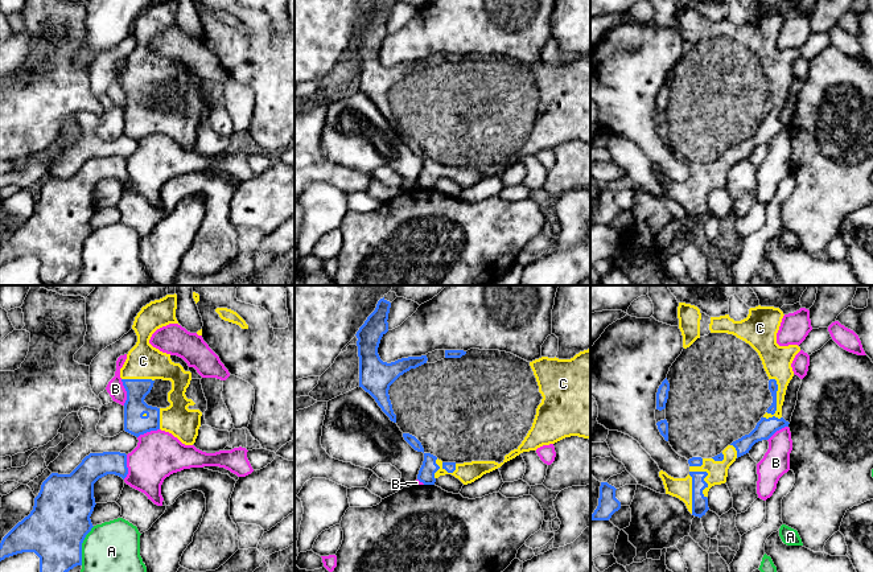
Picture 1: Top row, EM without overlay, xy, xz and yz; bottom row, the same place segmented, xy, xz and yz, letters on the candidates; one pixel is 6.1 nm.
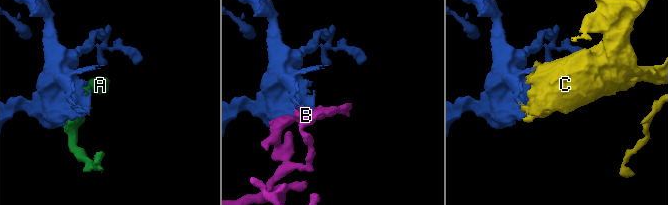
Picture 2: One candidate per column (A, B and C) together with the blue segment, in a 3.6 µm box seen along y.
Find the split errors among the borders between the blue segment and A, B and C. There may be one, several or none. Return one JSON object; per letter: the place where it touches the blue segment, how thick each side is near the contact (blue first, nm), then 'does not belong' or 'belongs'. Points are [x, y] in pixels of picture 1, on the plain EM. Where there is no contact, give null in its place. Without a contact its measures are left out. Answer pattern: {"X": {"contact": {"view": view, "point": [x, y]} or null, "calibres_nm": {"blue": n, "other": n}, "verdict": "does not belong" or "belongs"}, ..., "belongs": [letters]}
{"A": {"contact": {"view": "xy", "point": [81, 250]}, "calibres_nm": {"blue": 360, "other": 380}, "verdict": "does not belong"}, "B": {"contact": {"view": "xy", "point": [127, 97]}, "calibres_nm": {"blue": 140, "other": 100}, "verdict": "does not belong"}, "C": {"contact": {"view": "yz", "point": [775, 102]}, "calibres_nm": {"blue": 60, "other": 180}, "verdict": "belongs"}, "belongs": ["C"]}

